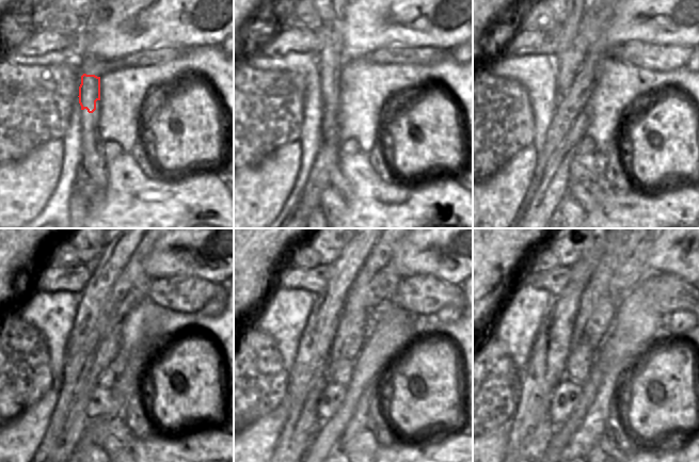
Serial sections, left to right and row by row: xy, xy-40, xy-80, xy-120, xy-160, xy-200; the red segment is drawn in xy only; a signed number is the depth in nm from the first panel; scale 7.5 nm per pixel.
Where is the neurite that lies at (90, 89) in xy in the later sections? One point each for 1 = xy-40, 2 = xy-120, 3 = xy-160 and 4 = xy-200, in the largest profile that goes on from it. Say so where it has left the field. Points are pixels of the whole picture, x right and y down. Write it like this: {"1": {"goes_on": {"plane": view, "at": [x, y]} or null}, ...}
{"1": {"goes_on": {"plane": "xy-40", "at": [331, 34]}}, "2": {"goes_on": {"plane": "xy-120", "at": [105, 269]}}, "3": {"goes_on": {"plane": "xy-160", "at": [344, 271]}}, "4": {"goes_on": {"plane": "xy-200", "at": [581, 272]}}}

